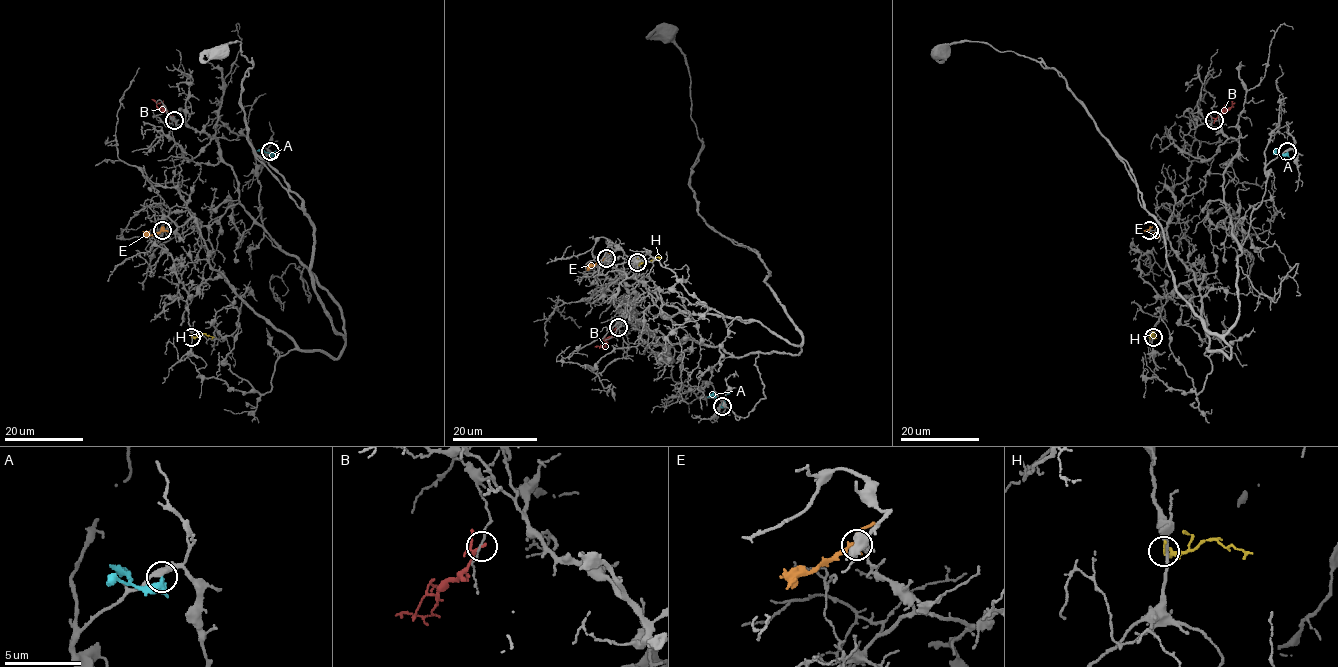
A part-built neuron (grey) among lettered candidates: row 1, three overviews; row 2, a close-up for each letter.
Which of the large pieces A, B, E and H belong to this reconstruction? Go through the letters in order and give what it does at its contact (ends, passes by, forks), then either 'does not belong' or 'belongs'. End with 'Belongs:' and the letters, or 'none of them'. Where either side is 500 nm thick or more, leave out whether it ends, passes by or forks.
A: it ends; does not belong
B: it forks; does not belong
E: it passes by; does not belong
H: it passes by; does not belong
Belongs: none of them

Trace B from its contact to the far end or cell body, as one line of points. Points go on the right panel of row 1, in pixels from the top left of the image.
B: (1214, 120), (1233, 105), (1233, 100)

